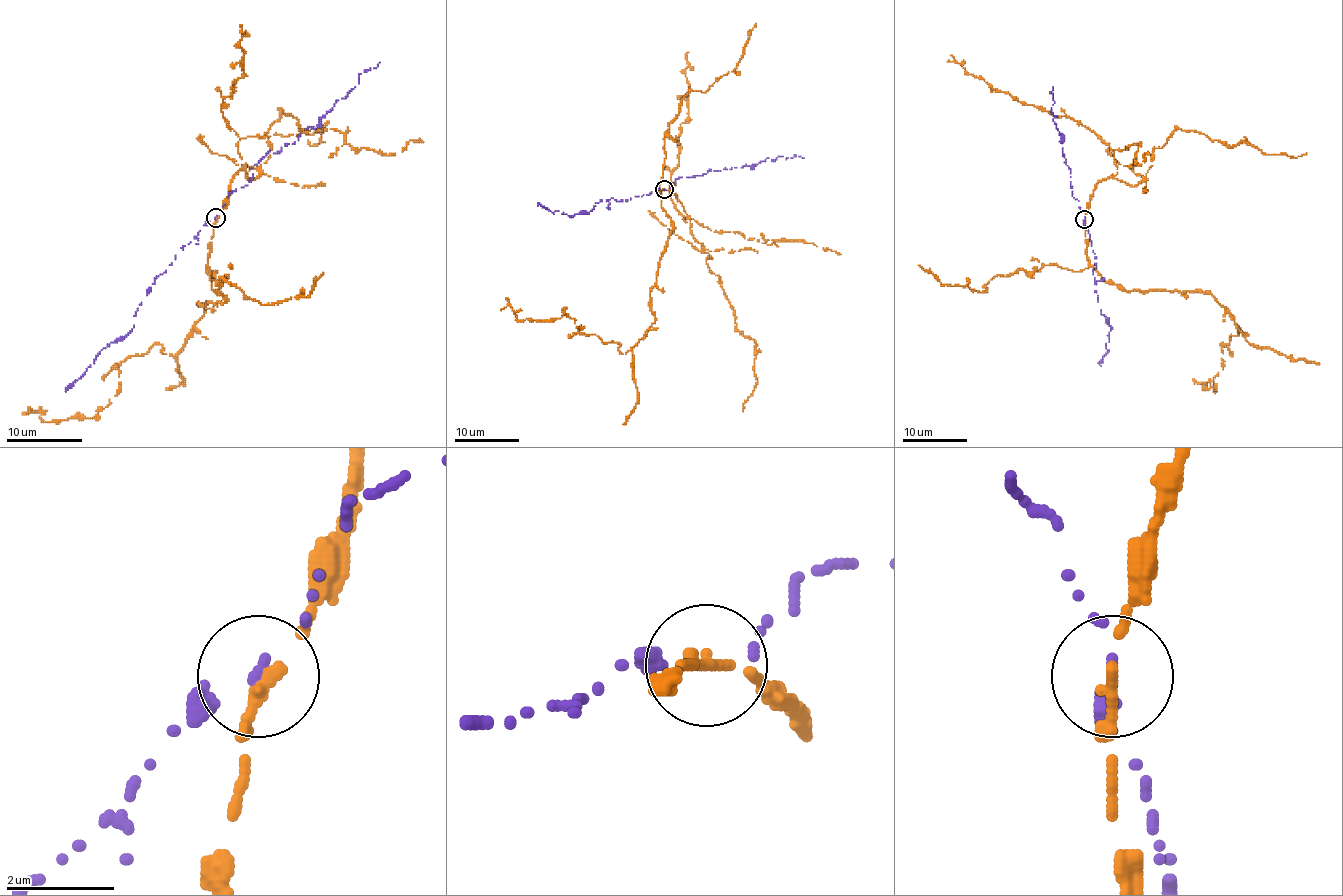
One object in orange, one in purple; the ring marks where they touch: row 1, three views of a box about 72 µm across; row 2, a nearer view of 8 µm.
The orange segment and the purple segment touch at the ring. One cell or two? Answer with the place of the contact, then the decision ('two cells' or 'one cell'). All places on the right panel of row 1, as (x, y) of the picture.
(1084, 219) | two cells

